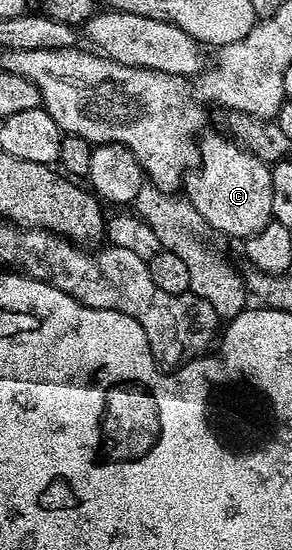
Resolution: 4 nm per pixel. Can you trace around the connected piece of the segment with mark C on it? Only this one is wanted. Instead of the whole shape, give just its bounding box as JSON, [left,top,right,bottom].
[184,133,274,240]

